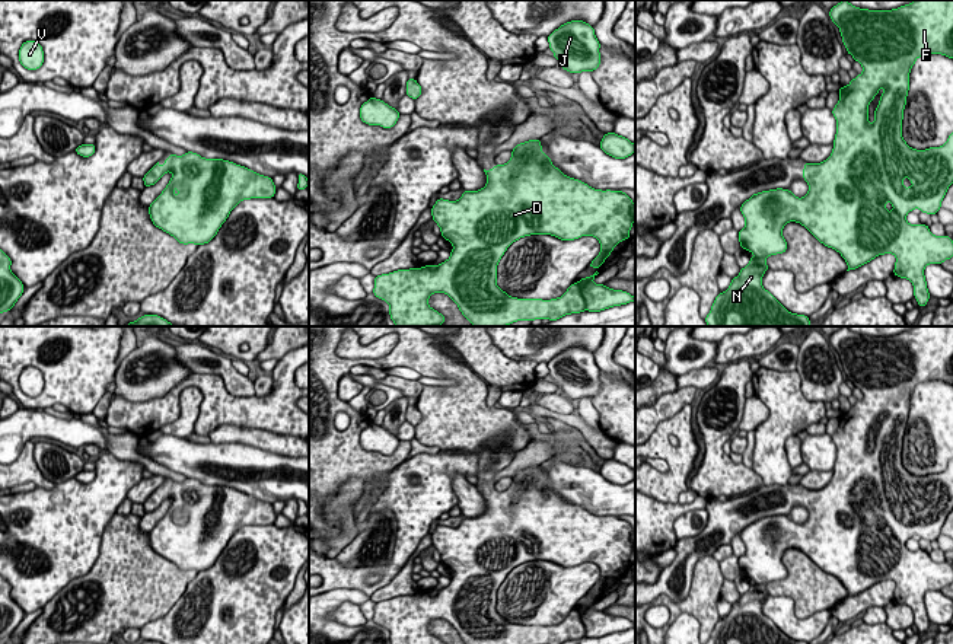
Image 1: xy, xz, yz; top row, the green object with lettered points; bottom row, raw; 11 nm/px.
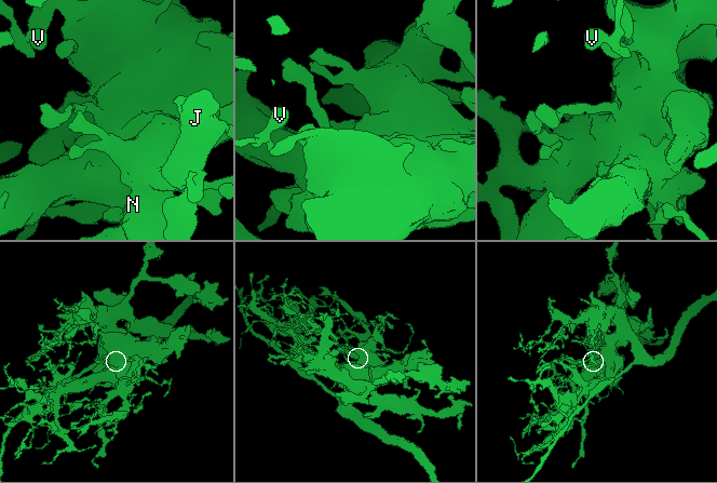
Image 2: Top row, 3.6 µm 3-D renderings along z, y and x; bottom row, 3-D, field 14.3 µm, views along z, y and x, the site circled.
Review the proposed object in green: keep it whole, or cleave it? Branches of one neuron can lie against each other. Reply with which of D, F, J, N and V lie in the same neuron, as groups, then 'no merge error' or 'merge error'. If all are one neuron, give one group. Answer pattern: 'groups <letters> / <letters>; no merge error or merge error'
groups D F J N V; no merge error

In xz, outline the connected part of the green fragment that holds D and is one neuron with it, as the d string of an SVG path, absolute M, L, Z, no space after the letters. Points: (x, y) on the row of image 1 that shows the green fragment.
M539 138L517 144L506 165L484 169L484 188L463 191L458 201L436 201L431 216L440 227L442 237L453 245L450 258L439 265L398 270L374 278L373 294L389 305L389 315L396 326L440 326L446 318L428 306L428 297L434 293L447 294L474 326L506 326L535 319L557 321L565 315L600 312L635 300L627 291L595 284L597 271L573 283L561 297L551 300L511 297L497 286L497 265L507 248L520 237L551 235L561 240L574 240L593 236L600 243L600 252L589 267L597 270L619 242L628 240L635 221L635 204L625 192L595 189L564 175L541 147Z

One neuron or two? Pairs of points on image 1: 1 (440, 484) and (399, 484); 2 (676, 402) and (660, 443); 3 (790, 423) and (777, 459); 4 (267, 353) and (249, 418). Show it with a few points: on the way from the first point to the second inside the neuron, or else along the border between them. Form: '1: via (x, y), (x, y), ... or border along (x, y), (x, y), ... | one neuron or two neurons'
1: via (430, 484), (423, 488), (410, 487) | one neuron
2: border along (689, 404), (665, 418), (650, 436) | two neurons
3: via (781, 432), (777, 436), (777, 450) | one neuron
4: border along (293, 348), (279, 360) | two neurons

